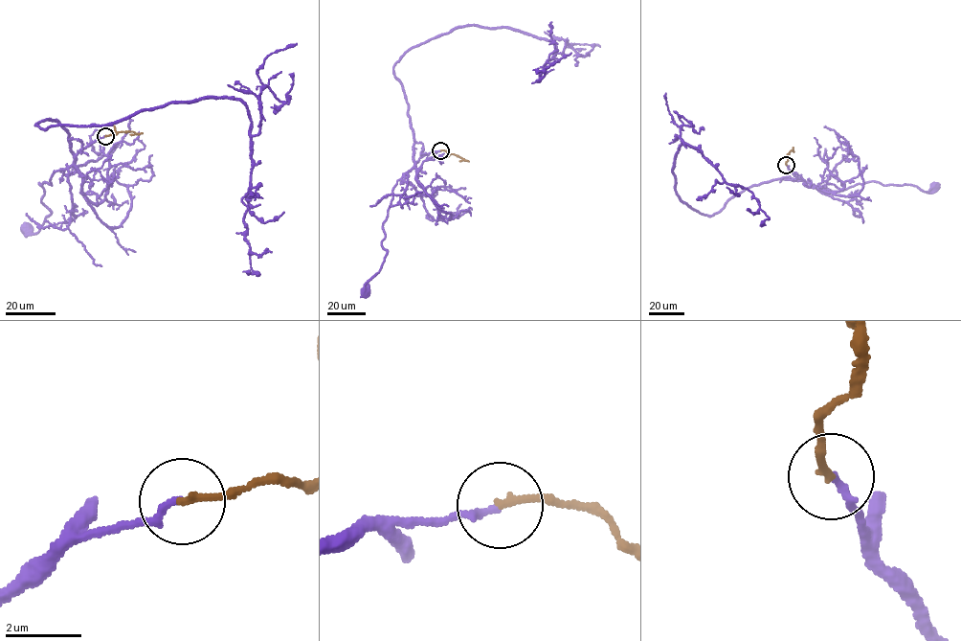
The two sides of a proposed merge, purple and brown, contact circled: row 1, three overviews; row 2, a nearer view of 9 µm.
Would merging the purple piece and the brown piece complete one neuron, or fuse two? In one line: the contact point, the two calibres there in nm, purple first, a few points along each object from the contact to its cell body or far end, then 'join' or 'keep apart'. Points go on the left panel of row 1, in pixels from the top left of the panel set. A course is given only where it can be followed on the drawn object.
at (105, 136); 170 nm thick on the purple side, 190 nm on the other; purple runs (104, 136), (54, 171), (52, 185), (39, 184), (51, 214), (33, 235), (26, 227); brown runs (104, 136), (123, 131), (143, 133); join

